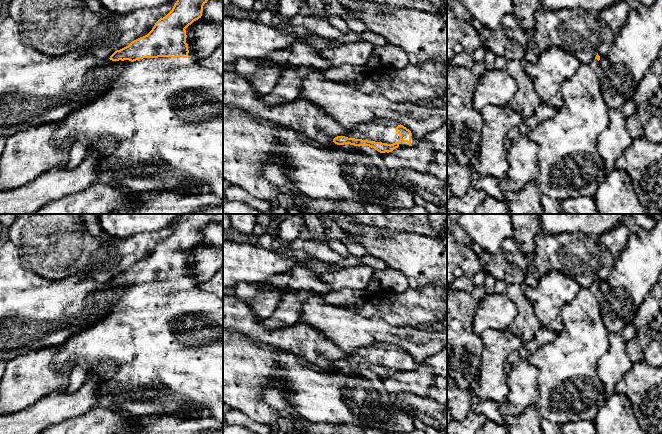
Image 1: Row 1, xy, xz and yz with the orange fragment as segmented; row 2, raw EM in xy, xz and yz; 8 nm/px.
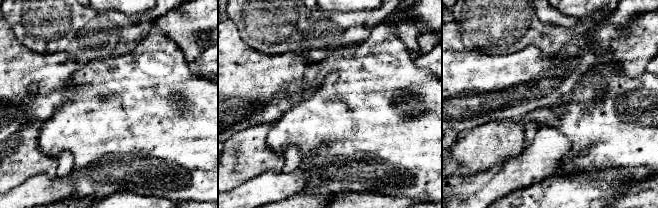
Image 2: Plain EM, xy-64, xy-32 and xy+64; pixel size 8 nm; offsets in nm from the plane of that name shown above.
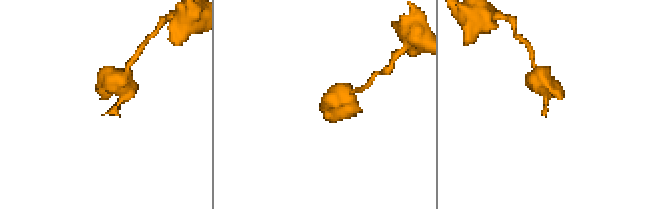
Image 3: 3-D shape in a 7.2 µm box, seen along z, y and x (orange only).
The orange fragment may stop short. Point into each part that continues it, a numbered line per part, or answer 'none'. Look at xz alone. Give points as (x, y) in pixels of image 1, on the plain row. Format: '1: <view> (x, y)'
1: xz (381, 354)

